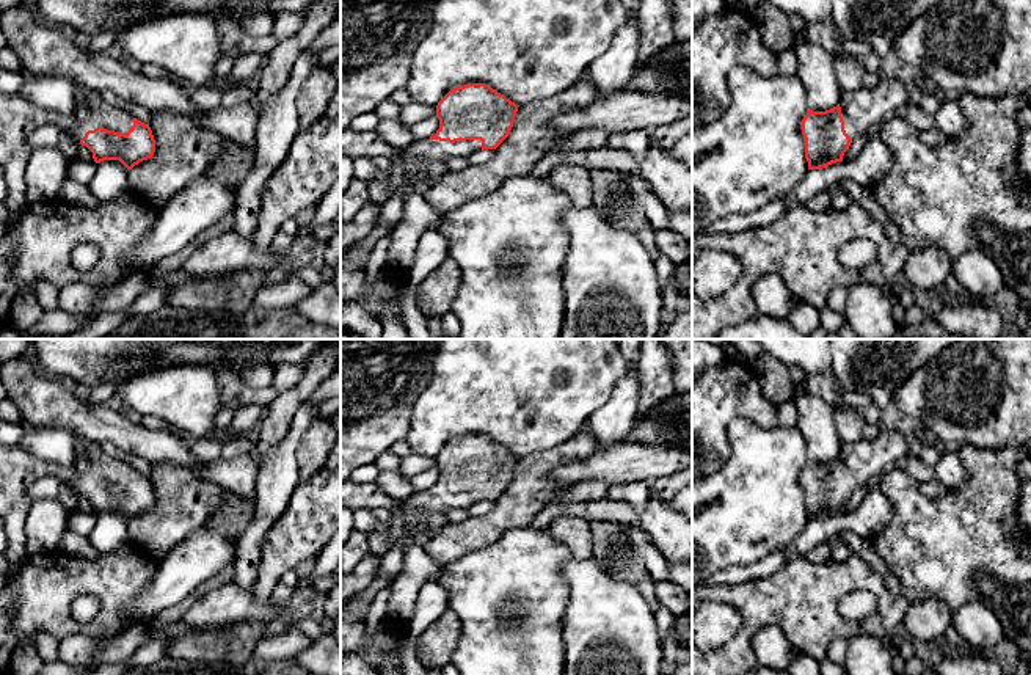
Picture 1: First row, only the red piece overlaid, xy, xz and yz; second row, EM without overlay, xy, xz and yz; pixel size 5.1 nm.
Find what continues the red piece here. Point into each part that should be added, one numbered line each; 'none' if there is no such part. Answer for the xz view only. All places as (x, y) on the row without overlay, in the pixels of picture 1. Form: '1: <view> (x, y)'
1: xz (429, 504)

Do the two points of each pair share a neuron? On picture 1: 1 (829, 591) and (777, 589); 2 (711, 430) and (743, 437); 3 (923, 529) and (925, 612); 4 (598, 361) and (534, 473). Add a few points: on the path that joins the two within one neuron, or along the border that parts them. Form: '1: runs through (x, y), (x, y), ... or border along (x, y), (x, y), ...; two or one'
1: runs through (816, 591), (790, 591); one
2: border along (765, 427), (735, 418), (719, 470); two
3: border along (909, 602), (939, 598), (951, 612); two
4: border along (579, 429), (553, 448), (520, 457); two

